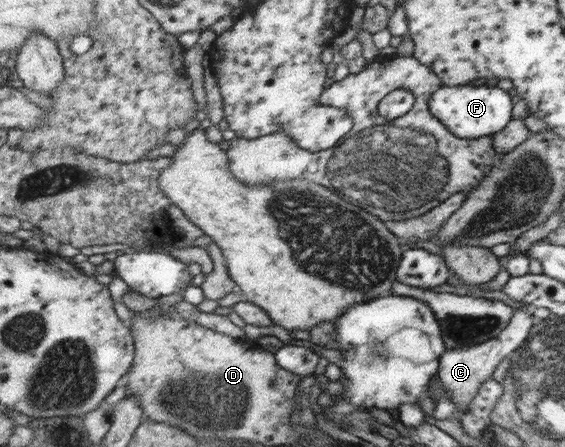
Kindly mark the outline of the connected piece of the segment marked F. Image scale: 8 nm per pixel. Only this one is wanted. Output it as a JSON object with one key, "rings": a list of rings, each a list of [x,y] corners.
{"rings":[[[468,83],[459,86],[441,85],[431,96],[429,108],[435,117],[453,135],[463,139],[477,139],[479,136],[499,132],[511,120],[511,100],[499,88],[485,88],[484,83]]]}

